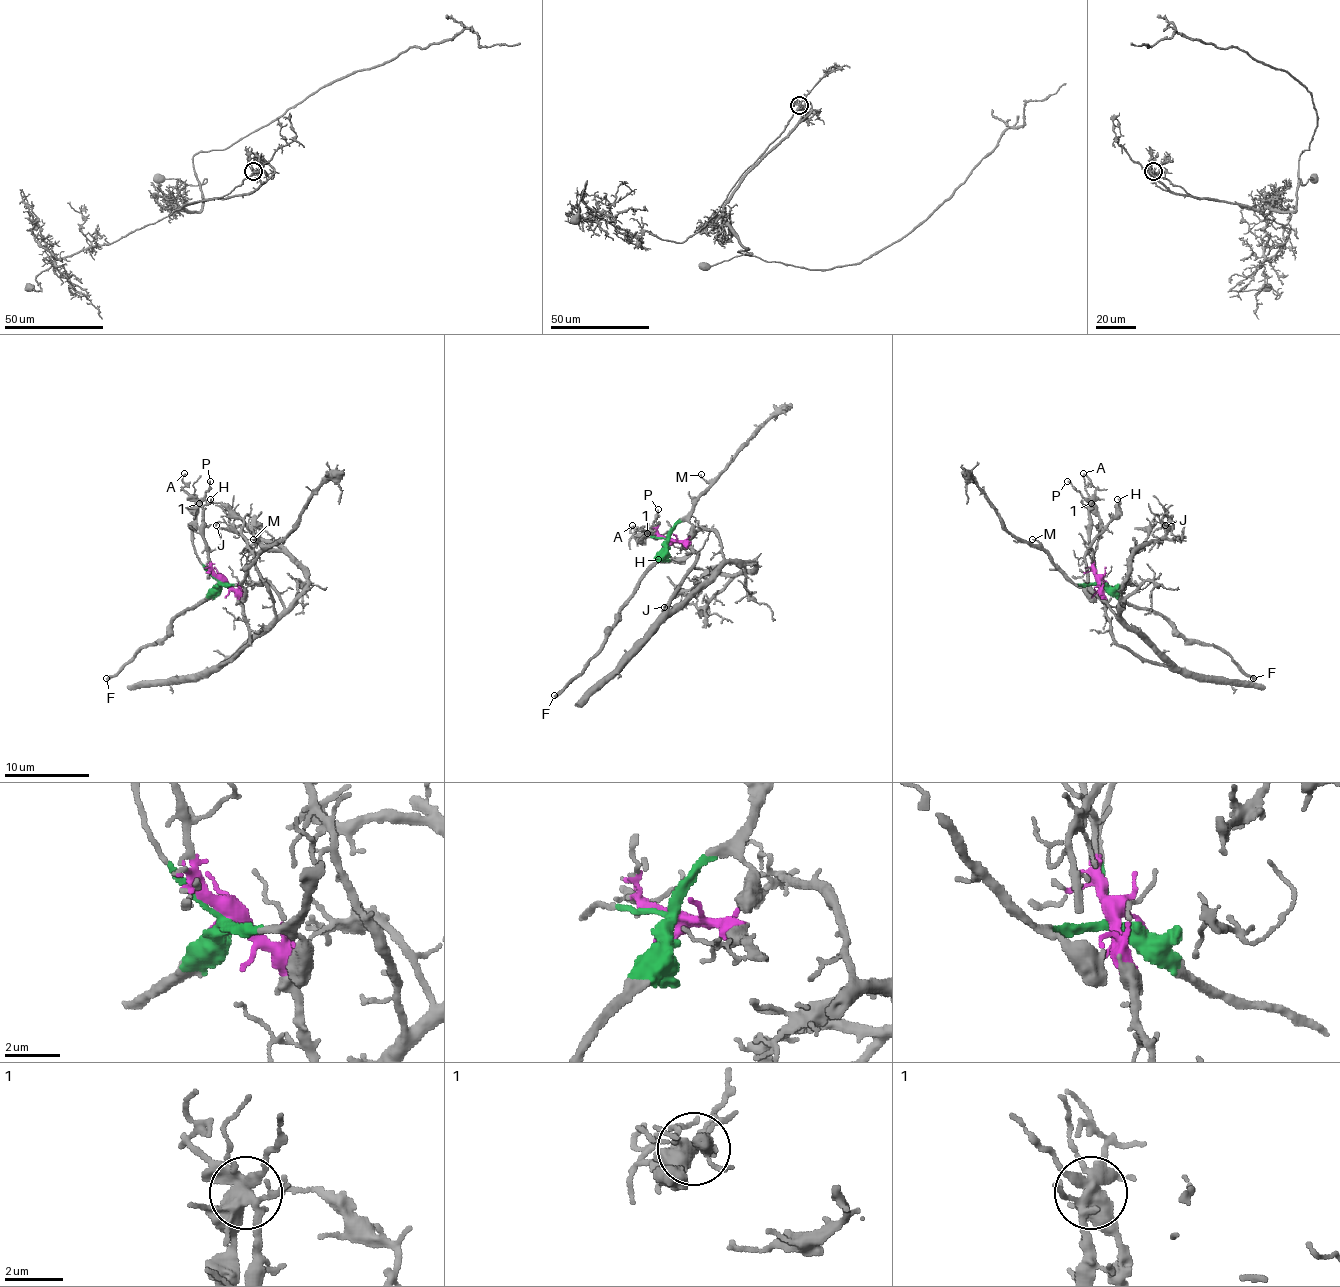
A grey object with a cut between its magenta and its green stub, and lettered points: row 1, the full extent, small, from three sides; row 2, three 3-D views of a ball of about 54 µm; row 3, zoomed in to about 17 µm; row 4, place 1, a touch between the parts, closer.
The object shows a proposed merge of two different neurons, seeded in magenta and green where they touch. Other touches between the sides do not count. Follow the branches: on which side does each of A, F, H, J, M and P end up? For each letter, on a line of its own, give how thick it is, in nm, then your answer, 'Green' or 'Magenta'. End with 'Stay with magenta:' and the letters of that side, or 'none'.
A: Thickness 120 nm. Magenta
F: Thickness 280 nm. Green
H: Thickness 150 nm. Magenta
J: Thickness 130 nm. Magenta
M: Thickness 130 nm. Green
P: Thickness 130 nm. Green
Stay with magenta: A, H, J

